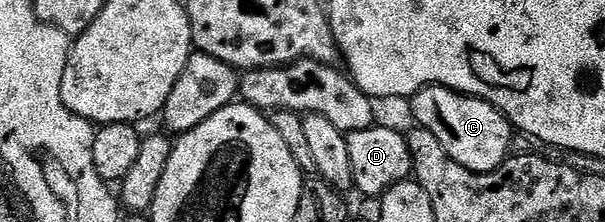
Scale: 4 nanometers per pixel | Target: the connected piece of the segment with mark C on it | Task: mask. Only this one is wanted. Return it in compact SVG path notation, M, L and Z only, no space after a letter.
M440 84L420 88L411 98L413 116L420 127L431 130L443 146L443 150L459 166L472 172L493 172L505 163L510 155L509 143L515 137L515 129L500 110L491 106L484 98L470 96L464 92L453 92Z

